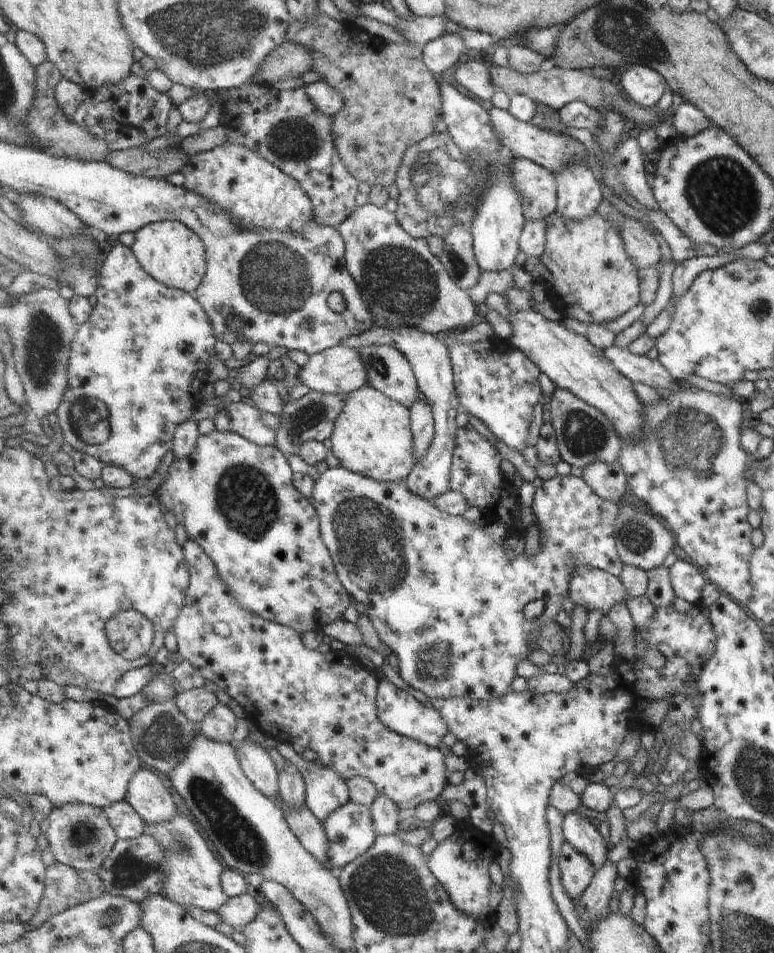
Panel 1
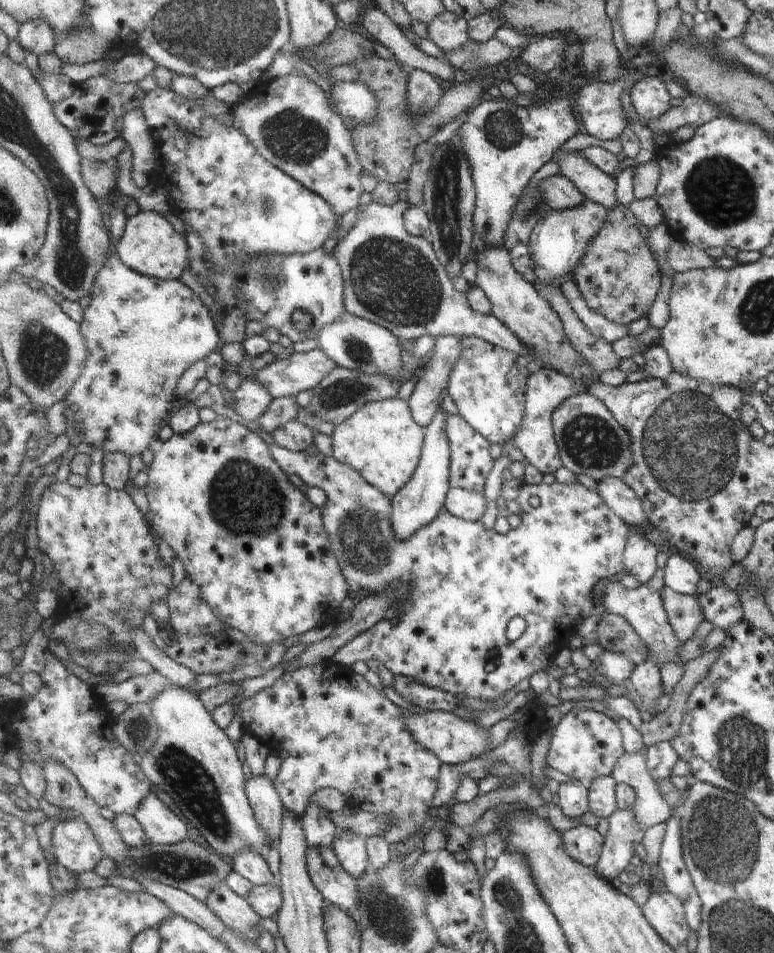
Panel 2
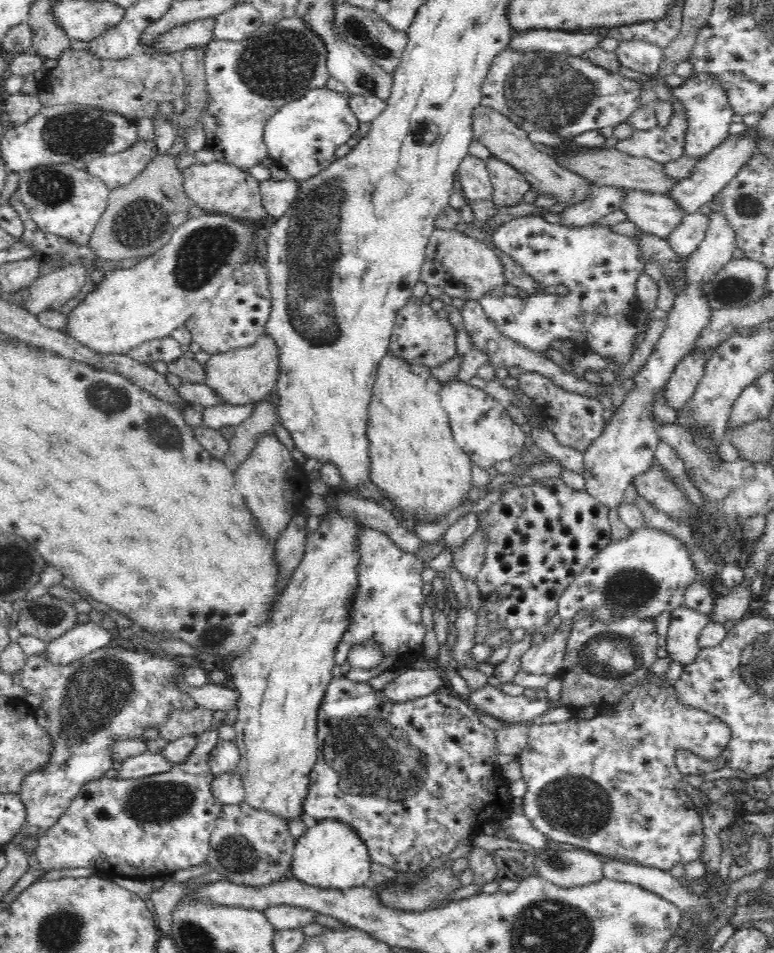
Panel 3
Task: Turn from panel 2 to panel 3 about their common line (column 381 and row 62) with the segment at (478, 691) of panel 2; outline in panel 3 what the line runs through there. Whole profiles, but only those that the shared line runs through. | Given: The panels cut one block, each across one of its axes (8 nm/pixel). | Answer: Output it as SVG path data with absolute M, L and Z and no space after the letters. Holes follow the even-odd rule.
M630 40L621 42L618 50L616 50L616 55L626 68L644 74L654 74L654 72L658 72L658 66L663 60L663 49L656 44ZM510 46L491 60L481 93L481 106L501 113L526 132L545 130L565 141L587 130L627 122L641 106L636 81L614 76L589 59L548 51L518 51Z

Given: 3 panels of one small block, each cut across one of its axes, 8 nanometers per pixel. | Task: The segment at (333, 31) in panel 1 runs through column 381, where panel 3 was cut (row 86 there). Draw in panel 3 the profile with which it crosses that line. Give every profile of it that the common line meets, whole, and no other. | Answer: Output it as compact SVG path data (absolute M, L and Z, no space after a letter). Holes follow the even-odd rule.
M69 49L38 85L38 101L43 108L86 105L103 113L123 114L135 124L139 118L154 119L162 105L184 94L186 83L181 59L168 53L145 54L140 50L126 59L102 61L85 50Z

